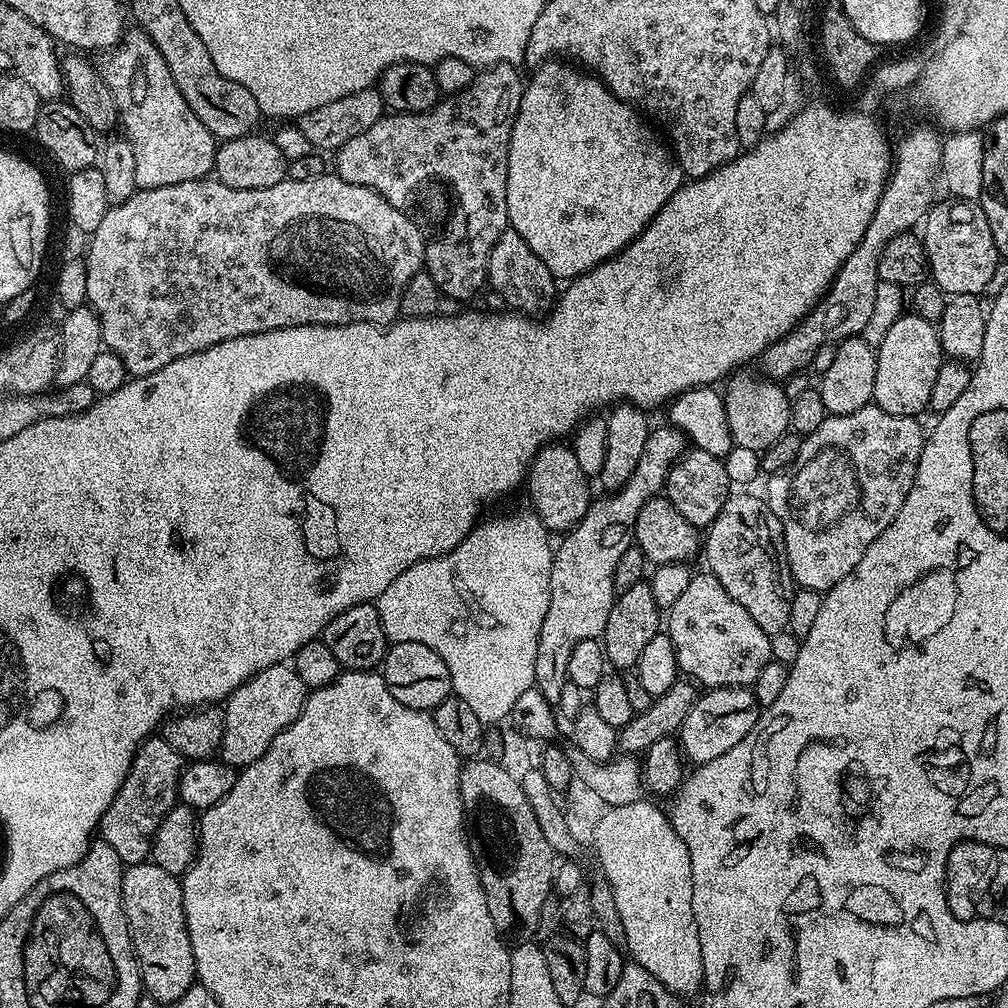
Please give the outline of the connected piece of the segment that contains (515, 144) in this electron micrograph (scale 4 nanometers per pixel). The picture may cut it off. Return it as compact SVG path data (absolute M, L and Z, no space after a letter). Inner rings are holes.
M545 60L533 71L532 81L524 84L508 147L506 206L511 231L522 234L552 276L567 282L622 251L666 206L686 177L665 141L644 125L645 117L633 105L619 100L595 75L562 61Z

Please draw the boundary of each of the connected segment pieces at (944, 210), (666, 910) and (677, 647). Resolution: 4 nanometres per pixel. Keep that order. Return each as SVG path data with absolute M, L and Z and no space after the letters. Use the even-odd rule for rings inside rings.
M948 198L945 204L933 203L922 221L924 252L928 255L931 283L948 296L986 293L987 283L994 275L998 261L994 234L979 203Z
M648 798L630 805L614 805L603 815L591 836L596 844L596 856L604 867L603 879L607 880L614 894L614 906L618 906L618 918L626 930L627 951L631 959L641 964L664 988L670 989L681 998L691 992L699 993L704 983L702 946L698 926L692 909L692 867L686 842L674 830L669 813L655 808Z
M707 570L697 571L690 586L686 586L686 591L678 597L678 602L667 609L666 635L674 642L674 654L681 673L697 685L705 684L703 687L708 690L751 686L762 671L762 666L772 659L770 637L762 630L762 626L758 626L758 622L746 614L745 608L738 606L738 602L734 602L734 598L722 590L722 582L718 582L718 578Z

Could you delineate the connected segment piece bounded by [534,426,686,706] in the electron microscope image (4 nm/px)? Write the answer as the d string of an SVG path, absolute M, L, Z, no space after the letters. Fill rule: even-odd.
M675 426L653 427L646 438L646 446L642 446L642 458L638 458L638 466L634 466L634 474L626 478L626 484L616 492L610 492L593 499L586 514L563 537L561 544L555 545L550 570L550 606L546 610L546 618L542 618L542 634L538 634L538 654L534 658L535 688L543 694L553 706L559 705L562 686L568 682L568 663L574 646L583 640L595 640L606 626L606 618L610 618L610 610L618 595L614 586L614 566L634 544L634 529L638 510L646 501L661 495L668 472L686 451L686 437Z

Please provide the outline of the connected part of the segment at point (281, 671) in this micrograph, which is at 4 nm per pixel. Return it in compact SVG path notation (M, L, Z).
M287 663L275 664L269 668L263 668L258 674L254 674L242 686L235 688L223 701L224 729L222 730L222 742L218 753L219 759L237 770L250 767L302 714L302 706L308 700L309 689L298 678L295 667Z

